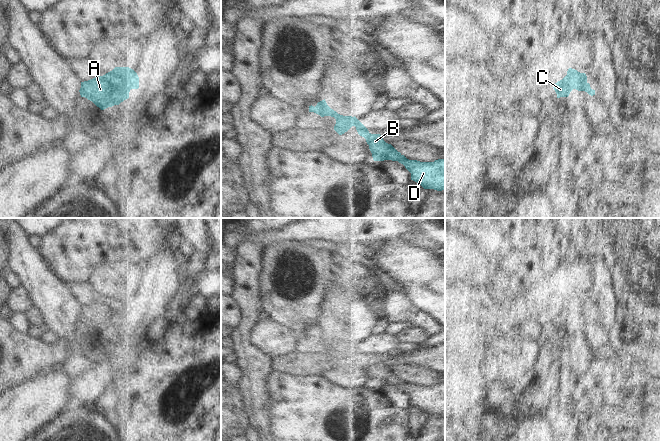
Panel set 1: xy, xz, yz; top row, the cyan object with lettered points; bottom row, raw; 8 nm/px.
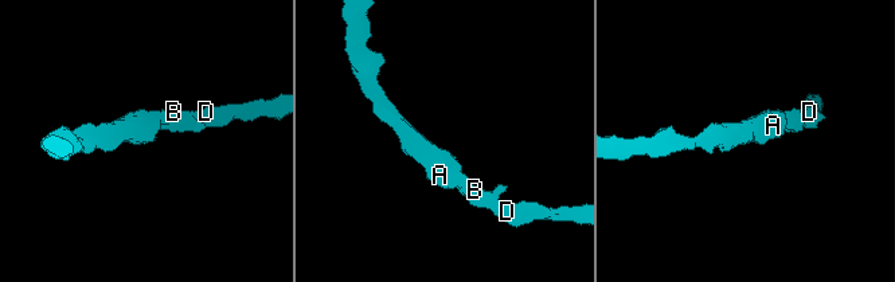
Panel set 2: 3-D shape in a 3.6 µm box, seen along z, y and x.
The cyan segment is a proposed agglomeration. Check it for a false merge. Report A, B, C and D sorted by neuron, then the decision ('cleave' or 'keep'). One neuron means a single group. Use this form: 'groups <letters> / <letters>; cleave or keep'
groups A B C D; keep

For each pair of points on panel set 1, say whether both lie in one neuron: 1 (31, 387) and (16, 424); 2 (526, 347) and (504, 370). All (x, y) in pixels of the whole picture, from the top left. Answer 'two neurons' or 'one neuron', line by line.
1: one neuron
2: one neuron

